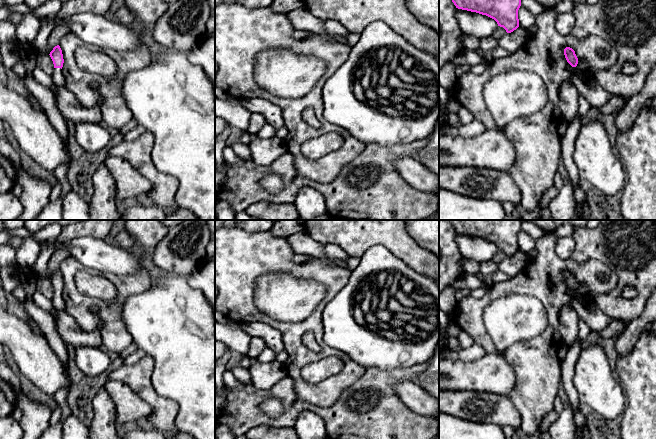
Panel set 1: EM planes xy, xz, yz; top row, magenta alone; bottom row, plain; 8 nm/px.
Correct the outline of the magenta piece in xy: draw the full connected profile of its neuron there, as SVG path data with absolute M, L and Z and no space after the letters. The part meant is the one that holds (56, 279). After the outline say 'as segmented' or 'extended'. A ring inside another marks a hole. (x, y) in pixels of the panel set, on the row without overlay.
M59 269L55 270L49 279L54 288L54 294L52 298L53 306L58 311L64 311L65 304L62 297L64 283L63 283L63 278L60 270Z | extended

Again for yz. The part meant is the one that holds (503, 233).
M446 220L458 233L476 236L494 243L511 257L519 251L519 220Z | as segmented

